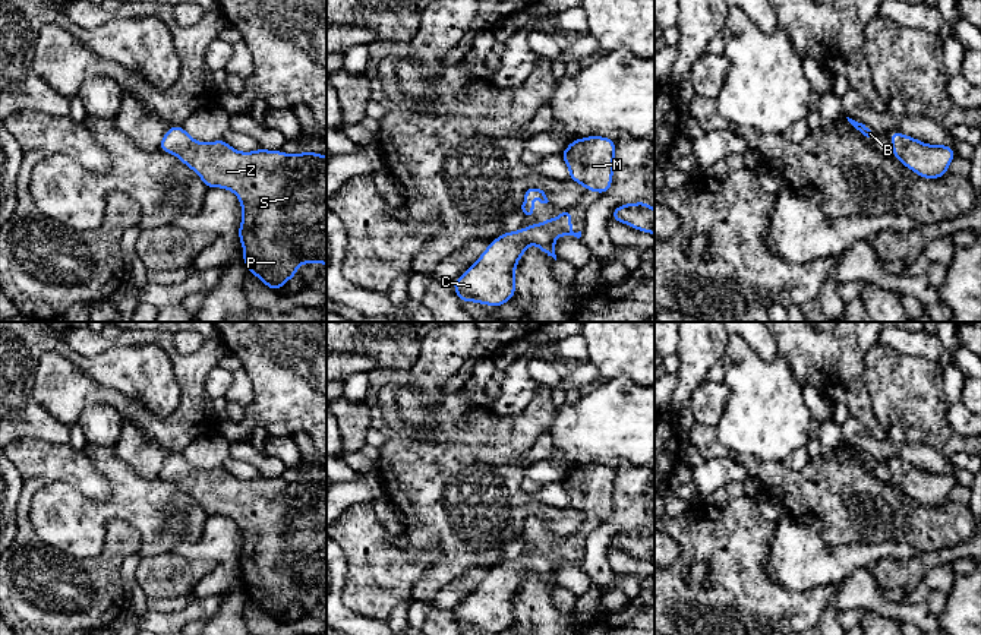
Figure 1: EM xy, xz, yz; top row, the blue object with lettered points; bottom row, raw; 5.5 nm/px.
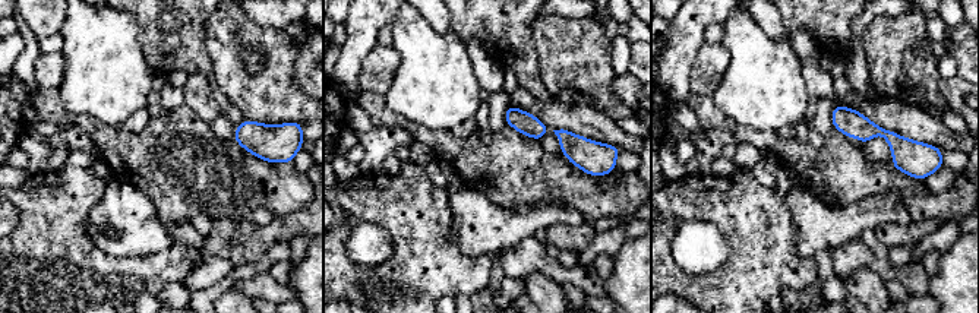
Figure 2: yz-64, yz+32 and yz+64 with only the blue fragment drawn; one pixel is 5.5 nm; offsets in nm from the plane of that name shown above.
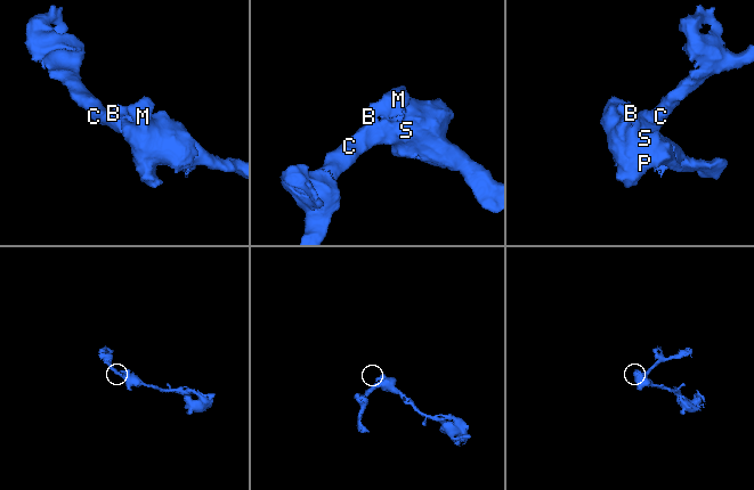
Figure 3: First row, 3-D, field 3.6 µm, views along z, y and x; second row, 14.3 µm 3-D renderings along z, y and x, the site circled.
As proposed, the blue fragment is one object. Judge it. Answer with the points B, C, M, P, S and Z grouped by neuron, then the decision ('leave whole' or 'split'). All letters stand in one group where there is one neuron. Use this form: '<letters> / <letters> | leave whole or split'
B C M P S Z | leave whole

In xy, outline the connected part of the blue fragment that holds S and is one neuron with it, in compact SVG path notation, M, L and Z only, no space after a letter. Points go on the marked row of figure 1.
M171 126L158 149L176 155L208 189L227 189L239 198L243 218L237 236L243 262L266 287L283 288L302 263L327 265L327 155L312 151L288 155L262 148L240 152L224 139L201 143L183 126Z

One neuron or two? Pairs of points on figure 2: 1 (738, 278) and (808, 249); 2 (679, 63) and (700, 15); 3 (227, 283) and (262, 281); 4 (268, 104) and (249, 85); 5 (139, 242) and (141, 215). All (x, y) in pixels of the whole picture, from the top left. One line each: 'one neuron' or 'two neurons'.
1: two neurons
2: one neuron
3: two neurons
4: one neuron
5: one neuron

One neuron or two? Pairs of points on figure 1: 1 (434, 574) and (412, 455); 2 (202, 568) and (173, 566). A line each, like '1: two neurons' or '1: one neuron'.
1: one neuron
2: one neuron

